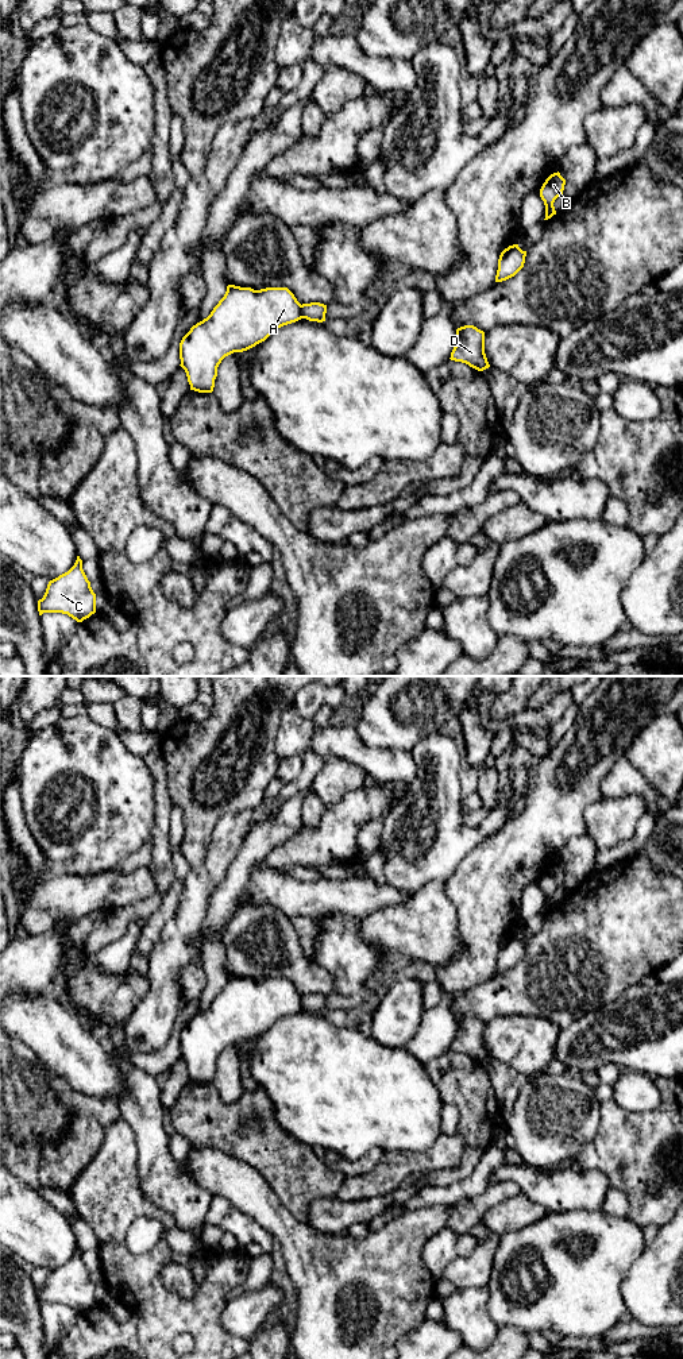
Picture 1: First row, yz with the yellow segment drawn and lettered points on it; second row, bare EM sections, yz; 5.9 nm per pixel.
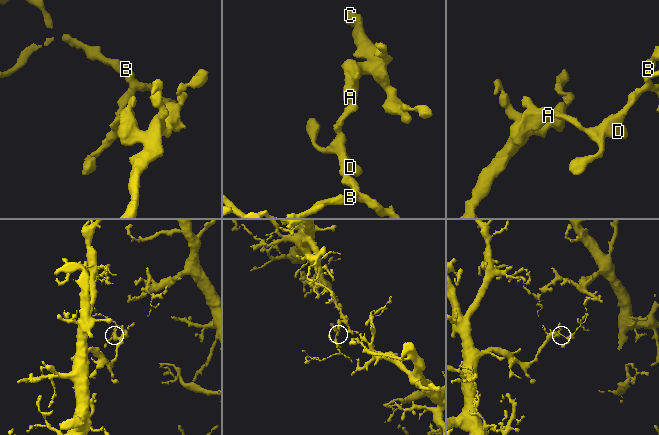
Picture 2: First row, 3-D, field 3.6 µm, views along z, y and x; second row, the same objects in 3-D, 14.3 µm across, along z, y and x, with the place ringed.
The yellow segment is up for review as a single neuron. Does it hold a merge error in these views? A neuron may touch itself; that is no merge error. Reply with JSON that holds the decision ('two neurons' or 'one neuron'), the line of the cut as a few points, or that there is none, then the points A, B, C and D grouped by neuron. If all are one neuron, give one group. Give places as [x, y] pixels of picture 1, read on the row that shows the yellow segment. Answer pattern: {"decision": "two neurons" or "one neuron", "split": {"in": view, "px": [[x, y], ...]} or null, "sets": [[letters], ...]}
{"decision": "two neurons", "split": {"in": "yz", "px": [[300, 305], [303, 317]]}, "sets": [["A", "C"], ["B", "D"]]}

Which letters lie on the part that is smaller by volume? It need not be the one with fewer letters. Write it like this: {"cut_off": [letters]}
{"cut_off": ["B", "D"]}

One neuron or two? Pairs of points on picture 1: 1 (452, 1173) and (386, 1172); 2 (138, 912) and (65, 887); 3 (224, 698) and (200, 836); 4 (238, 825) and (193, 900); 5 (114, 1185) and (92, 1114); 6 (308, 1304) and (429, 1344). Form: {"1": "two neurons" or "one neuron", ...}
{"1": "two neurons", "2": "two neurons", "3": "one neuron", "4": "one neuron", "5": "two neurons", "6": "two neurons"}

